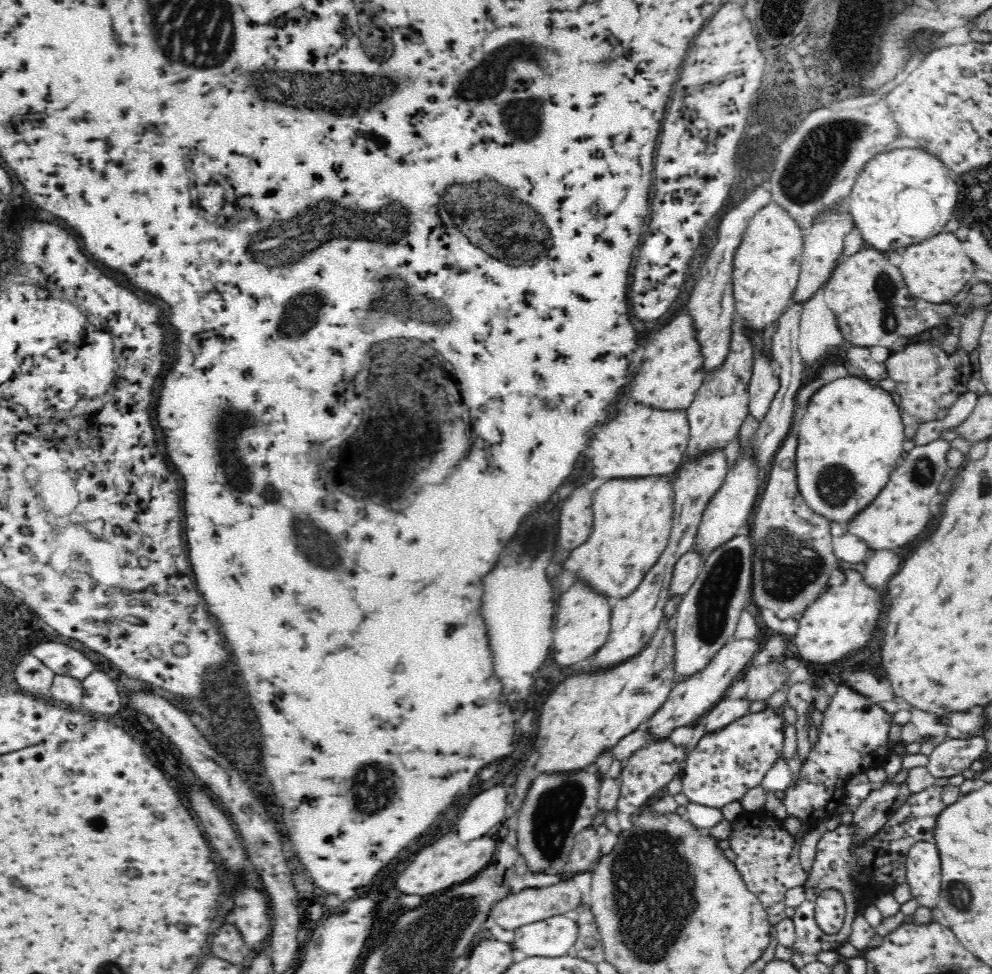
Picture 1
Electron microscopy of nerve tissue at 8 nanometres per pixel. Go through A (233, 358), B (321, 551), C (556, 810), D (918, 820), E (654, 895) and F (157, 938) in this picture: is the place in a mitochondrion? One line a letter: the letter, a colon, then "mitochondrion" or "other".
A: other
B: mitochondrion
C: mitochondrion
D: other
E: mitochondrion
F: other

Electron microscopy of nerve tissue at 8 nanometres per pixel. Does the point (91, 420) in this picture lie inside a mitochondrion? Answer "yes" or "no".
no

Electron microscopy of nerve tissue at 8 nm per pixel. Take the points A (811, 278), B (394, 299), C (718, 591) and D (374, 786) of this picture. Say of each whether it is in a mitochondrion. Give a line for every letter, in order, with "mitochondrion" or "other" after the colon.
A: other
B: mitochondrion
C: mitochondrion
D: mitochondrion

